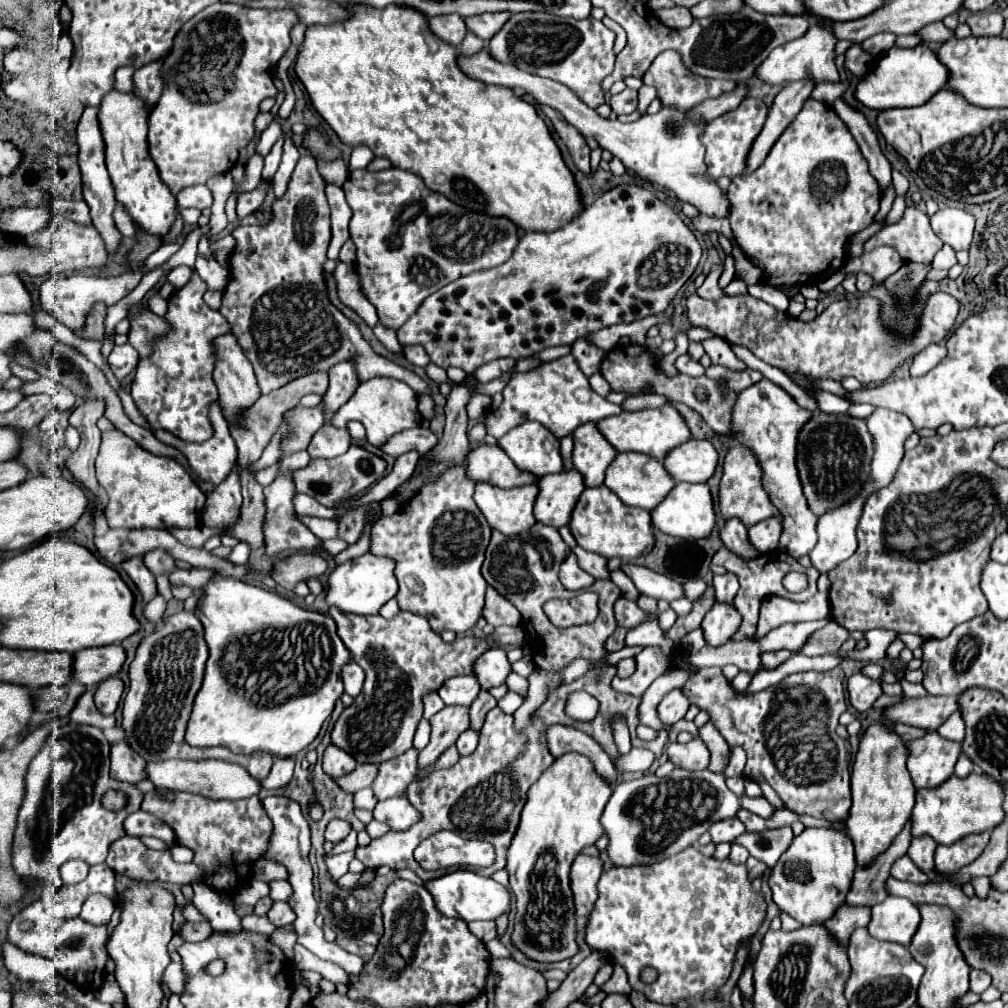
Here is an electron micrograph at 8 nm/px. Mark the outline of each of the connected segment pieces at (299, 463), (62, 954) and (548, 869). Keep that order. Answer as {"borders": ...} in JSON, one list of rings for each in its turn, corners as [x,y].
{"borders":[[[[307,450],[292,452],[280,461],[282,472],[280,476],[264,488],[264,506],[266,506],[266,518],[264,518],[264,554],[276,562],[274,570],[272,570],[272,578],[276,580],[276,584],[280,584],[286,590],[292,590],[298,582],[304,582],[308,578],[320,578],[326,574],[330,562],[326,558],[322,558],[318,554],[318,548],[322,546],[322,542],[298,520],[296,512],[294,512],[294,484],[290,478],[290,472],[296,468],[304,468],[310,460]]],[[[18,912],[8,926],[8,942],[12,942],[14,946],[18,946],[28,954],[50,958],[54,962],[54,968],[64,978],[70,978],[80,986],[92,986],[92,988],[98,988],[104,980],[104,966],[106,966],[106,952],[102,946],[104,940],[106,940],[106,926],[92,928],[92,924],[84,924],[80,918],[62,922],[56,928],[40,928],[32,920],[22,918],[22,912]]],[[[578,752],[556,758],[528,790],[506,868],[510,872],[510,892],[516,898],[512,942],[532,960],[558,962],[578,952],[568,872],[578,852],[584,846],[592,846],[604,834],[600,816],[610,796],[612,784],[594,770],[588,756]]]]}

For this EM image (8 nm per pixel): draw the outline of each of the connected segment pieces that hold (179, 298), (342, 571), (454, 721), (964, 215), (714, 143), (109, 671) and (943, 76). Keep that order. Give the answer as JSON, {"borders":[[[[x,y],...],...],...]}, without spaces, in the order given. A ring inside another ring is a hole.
{"borders":[[[[192,270],[190,282],[168,298],[168,312],[164,314],[164,320],[170,324],[170,330],[150,342],[152,354],[138,360],[136,378],[132,382],[134,404],[146,418],[152,432],[162,428],[186,442],[198,444],[206,442],[214,434],[208,418],[210,406],[218,400],[218,390],[212,380],[216,364],[212,342],[218,336],[230,334],[228,320],[204,302],[206,290],[206,282],[196,270]]],[[[372,552],[336,566],[330,574],[330,586],[326,590],[328,606],[336,606],[342,612],[352,614],[378,614],[378,610],[398,592],[398,582],[394,580],[394,566],[396,562],[392,558],[376,556]]],[[[446,706],[436,716],[432,716],[430,726],[432,726],[432,738],[430,738],[430,744],[424,748],[424,752],[420,752],[418,756],[418,768],[424,768],[436,762],[436,758],[448,746],[456,744],[458,736],[466,728],[470,728],[468,708],[466,706]]],[[[960,208],[938,210],[930,218],[934,234],[954,250],[968,250],[974,234],[974,216]]],[[[746,96],[736,110],[730,110],[724,116],[712,120],[712,124],[704,126],[704,132],[700,134],[700,142],[706,146],[706,176],[718,180],[722,176],[736,178],[744,172],[748,148],[752,148],[752,140],[756,140],[756,136],[760,134],[766,114],[768,114],[768,106],[762,100]]],[[[82,644],[80,648],[86,650],[74,654],[72,680],[88,688],[100,684],[110,676],[116,676],[126,662],[126,650],[120,644],[112,644],[112,646]],[[90,646],[100,648],[90,648]]],[[[918,44],[914,48],[890,48],[884,58],[862,78],[862,82],[856,88],[856,98],[876,110],[886,108],[902,108],[902,106],[920,106],[928,102],[936,92],[946,88],[946,82],[950,78],[948,68],[938,60],[938,56],[924,44]]]]}

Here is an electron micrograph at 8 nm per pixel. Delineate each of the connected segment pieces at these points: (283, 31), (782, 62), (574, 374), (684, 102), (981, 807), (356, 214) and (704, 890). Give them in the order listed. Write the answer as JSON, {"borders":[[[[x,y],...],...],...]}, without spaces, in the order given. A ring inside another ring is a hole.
{"borders":[[[[216,2],[216,4],[210,4],[208,8],[204,8],[202,12],[198,12],[190,22],[184,24],[184,28],[180,28],[180,32],[176,34],[176,40],[174,40],[174,46],[168,54],[168,60],[164,62],[164,68],[160,72],[162,80],[164,80],[164,92],[158,100],[158,104],[154,106],[154,110],[150,112],[150,132],[148,132],[148,142],[150,142],[150,156],[152,160],[156,162],[156,168],[158,168],[158,174],[160,174],[160,180],[170,188],[170,192],[176,196],[180,190],[188,188],[188,186],[196,186],[196,184],[206,184],[208,178],[216,176],[216,174],[222,174],[222,172],[228,172],[236,160],[238,160],[238,154],[244,146],[250,144],[250,140],[254,138],[254,118],[258,114],[258,104],[268,98],[268,96],[276,96],[278,90],[274,86],[274,68],[280,60],[280,56],[288,50],[290,46],[290,30],[292,26],[298,22],[298,16],[296,12],[292,10],[254,10],[254,8],[244,8],[240,4],[224,4],[224,2]]],[[[812,24],[812,28],[808,28],[808,32],[802,38],[782,44],[780,48],[774,48],[772,56],[768,56],[768,60],[764,60],[760,68],[756,68],[756,76],[768,86],[784,86],[796,80],[814,80],[816,84],[822,80],[840,82],[834,64],[834,44],[836,38],[832,38],[832,32],[828,32],[828,28],[820,28],[820,24]]],[[[572,354],[562,356],[554,362],[546,362],[530,372],[512,372],[506,388],[502,390],[502,396],[502,404],[496,410],[490,408],[482,418],[486,432],[494,438],[504,436],[508,430],[520,426],[524,420],[536,420],[544,424],[554,436],[564,438],[584,422],[598,422],[622,412],[620,406],[610,404],[606,398],[598,396],[590,388],[584,372],[580,370]]],[[[666,50],[660,53],[644,74],[642,80],[644,84],[655,87],[657,98],[663,106],[676,108],[676,110],[692,108],[692,106],[700,104],[700,100],[716,98],[716,96],[736,88],[736,82],[732,82],[732,80],[702,80],[700,76],[692,76],[692,72],[688,72],[684,68],[684,64],[680,64],[680,56],[676,56],[674,50]]],[[[972,772],[966,778],[950,776],[936,788],[916,790],[916,806],[912,810],[912,836],[930,836],[936,844],[950,846],[956,840],[996,828],[1004,820],[1002,788],[984,772]]],[[[388,168],[382,172],[368,172],[368,170],[352,170],[348,184],[342,186],[346,192],[346,202],[352,208],[352,220],[350,220],[350,238],[356,244],[356,270],[362,280],[362,290],[368,296],[368,300],[376,306],[378,318],[388,328],[400,328],[412,312],[422,304],[424,298],[434,294],[438,290],[438,272],[440,272],[440,288],[454,282],[460,276],[466,276],[476,270],[486,270],[504,264],[516,244],[518,244],[518,226],[502,216],[488,216],[480,212],[472,212],[464,206],[454,204],[440,192],[432,192],[426,188],[420,176],[400,170],[400,168]],[[382,174],[394,174],[394,190],[392,192],[380,192]],[[454,244],[450,250],[452,256],[442,254],[442,246]]],[[[690,846],[656,864],[614,866],[604,870],[598,882],[598,900],[594,910],[588,914],[584,942],[596,952],[606,952],[610,962],[620,964],[628,974],[632,990],[646,994],[652,1002],[680,1004],[694,996],[716,992],[724,986],[732,974],[740,944],[752,940],[764,918],[766,902],[762,892],[752,888],[746,864],[734,864],[728,858],[708,858],[696,846]],[[646,966],[658,972],[658,978],[652,984],[640,980],[640,972]]]]}

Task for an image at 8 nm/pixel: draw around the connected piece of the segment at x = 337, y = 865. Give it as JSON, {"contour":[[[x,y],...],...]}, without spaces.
{"contour":[[[342,852],[342,854],[334,854],[326,858],[328,870],[332,872],[332,876],[336,876],[336,880],[340,876],[344,876],[348,872],[348,864],[354,860],[354,852]]]}

